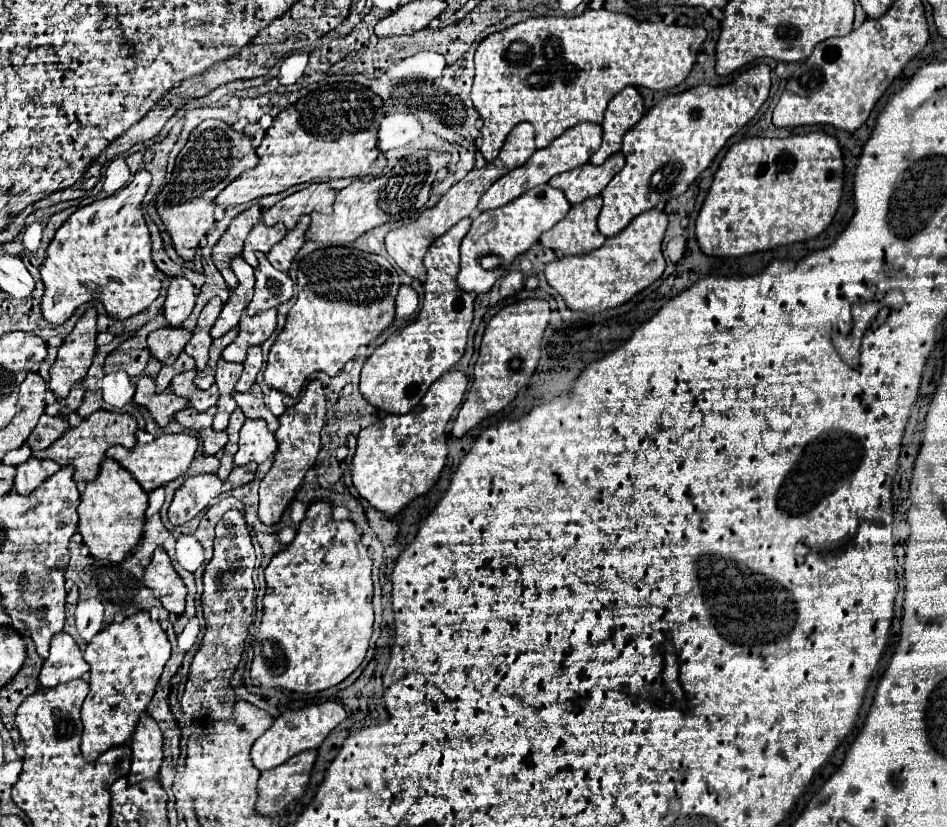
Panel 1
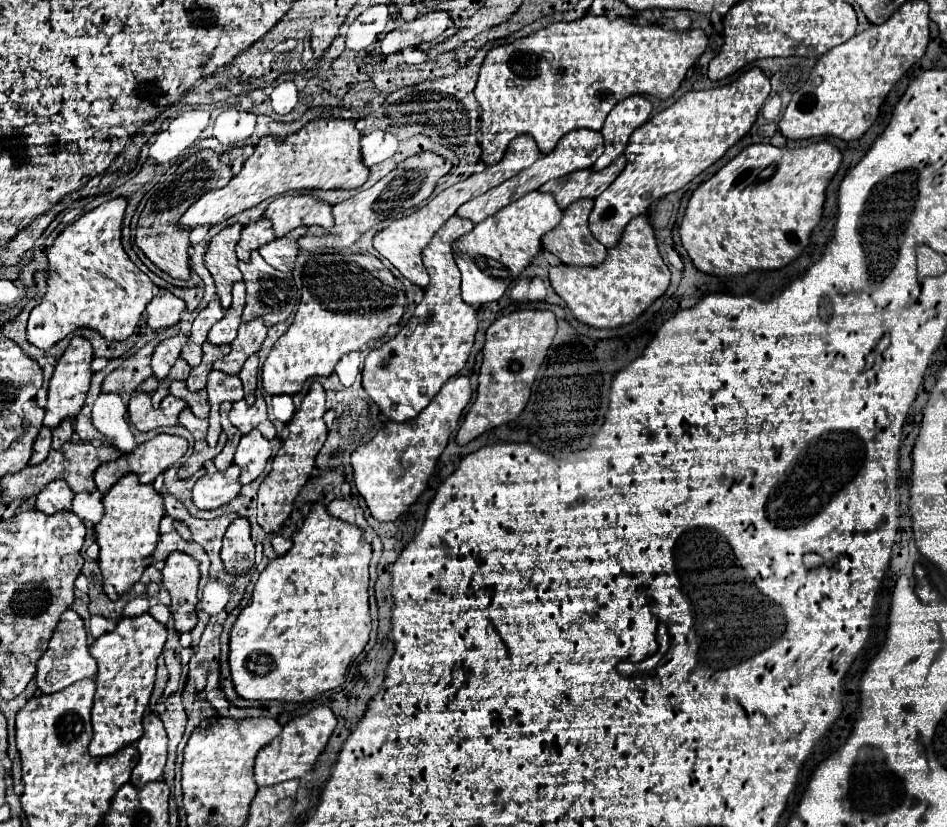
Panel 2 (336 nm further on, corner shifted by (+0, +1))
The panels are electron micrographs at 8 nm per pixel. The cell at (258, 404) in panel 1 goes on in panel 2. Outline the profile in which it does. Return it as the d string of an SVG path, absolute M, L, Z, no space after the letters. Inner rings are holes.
M257 394L257 402L249 406L245 400L233 404L229 420L241 430L241 434L249 434L251 430L259 430L267 440L275 436L275 428L267 416L267 406L261 394Z

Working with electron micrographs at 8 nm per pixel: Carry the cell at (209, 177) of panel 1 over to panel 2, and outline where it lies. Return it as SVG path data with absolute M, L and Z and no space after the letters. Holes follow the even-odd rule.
M199 150L185 158L177 170L171 176L165 176L159 184L151 188L151 196L141 212L141 218L137 222L137 234L135 242L141 248L141 252L163 272L171 274L173 278L189 278L189 232L179 226L181 214L197 202L205 192L223 188L233 178L231 166L221 162L221 156L213 150Z

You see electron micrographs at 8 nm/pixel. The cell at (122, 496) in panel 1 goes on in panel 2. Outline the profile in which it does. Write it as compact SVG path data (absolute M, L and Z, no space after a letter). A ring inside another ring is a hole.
M125 474L103 496L105 514L95 524L99 552L99 566L103 574L103 592L111 600L119 600L121 594L133 588L145 570L145 556L151 556L159 540L159 520L163 518L163 496L153 490L151 484L141 484L135 474Z

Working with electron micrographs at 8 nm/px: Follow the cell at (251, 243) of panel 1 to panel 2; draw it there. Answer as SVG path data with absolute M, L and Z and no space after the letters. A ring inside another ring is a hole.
M259 218L257 222L251 222L249 226L245 226L241 230L241 240L235 248L238 259L247 262L250 252L246 250L257 250L257 248L269 244L271 240L275 240L275 234L273 234L271 222L267 218Z

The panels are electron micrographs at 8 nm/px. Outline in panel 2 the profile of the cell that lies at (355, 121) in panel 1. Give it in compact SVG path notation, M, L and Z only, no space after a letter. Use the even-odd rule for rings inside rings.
M315 118L287 138L263 136L255 152L245 160L241 172L223 188L203 194L179 220L185 228L223 222L259 202L299 188L359 188L369 178L369 168L361 158L361 132L355 120Z

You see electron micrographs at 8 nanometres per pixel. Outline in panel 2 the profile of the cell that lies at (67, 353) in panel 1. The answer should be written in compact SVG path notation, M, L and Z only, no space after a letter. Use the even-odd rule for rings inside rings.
M81 336L71 338L67 350L57 360L55 372L53 372L51 380L49 380L49 402L45 406L45 422L43 422L45 426L55 428L63 418L73 418L73 416L79 414L79 410L81 410L81 406L85 402L85 396L87 396L87 390L89 390L91 376L93 376L91 360L93 360L91 342L87 338L81 338Z

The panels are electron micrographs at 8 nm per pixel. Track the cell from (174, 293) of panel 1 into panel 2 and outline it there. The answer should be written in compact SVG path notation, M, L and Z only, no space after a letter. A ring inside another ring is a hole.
M163 288L147 304L147 324L153 330L175 326L181 320L183 310L185 310L185 302Z

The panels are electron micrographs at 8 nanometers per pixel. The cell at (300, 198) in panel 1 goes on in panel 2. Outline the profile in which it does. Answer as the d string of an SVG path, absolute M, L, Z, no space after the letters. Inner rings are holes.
M285 194L277 196L265 210L265 218L271 220L275 236L285 236L297 226L333 226L331 204L317 200L309 194Z

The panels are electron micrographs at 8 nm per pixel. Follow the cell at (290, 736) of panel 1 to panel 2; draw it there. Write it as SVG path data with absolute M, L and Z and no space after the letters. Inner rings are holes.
M317 706L305 716L293 718L287 722L281 730L281 734L267 746L263 746L255 758L255 782L259 786L273 786L275 782L285 782L291 778L301 778L305 772L309 772L317 760L317 756L323 752L329 736L333 734L337 724L335 714L329 706Z

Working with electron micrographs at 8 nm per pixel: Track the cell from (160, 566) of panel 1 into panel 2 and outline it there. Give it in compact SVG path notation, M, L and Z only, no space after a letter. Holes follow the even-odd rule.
M171 552L163 568L163 586L171 596L171 616L177 632L189 632L197 624L197 586L199 564L183 554Z

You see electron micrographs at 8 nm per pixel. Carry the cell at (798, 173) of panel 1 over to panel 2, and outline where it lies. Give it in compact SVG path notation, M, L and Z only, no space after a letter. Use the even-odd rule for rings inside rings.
M813 142L803 148L777 148L773 144L751 144L727 162L713 178L703 182L691 196L679 234L693 264L707 274L733 276L751 270L777 270L793 262L809 244L811 230L819 224L825 188L841 164L841 152L829 142Z

